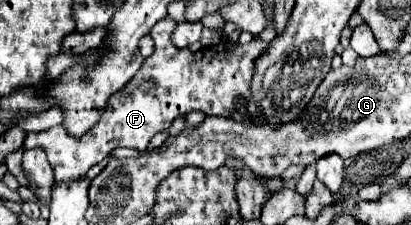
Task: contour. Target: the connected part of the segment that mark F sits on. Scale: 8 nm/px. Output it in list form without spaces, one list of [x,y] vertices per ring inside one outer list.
[[[165,17],[151,29],[149,35],[155,41],[155,53],[145,59],[143,67],[123,89],[109,97],[101,121],[81,139],[69,135],[61,125],[27,135],[23,147],[41,147],[47,153],[57,183],[69,183],[77,177],[85,177],[93,165],[103,161],[107,153],[117,147],[145,151],[153,135],[167,131],[177,117],[185,117],[189,111],[231,117],[237,111],[239,99],[245,99],[249,117],[263,117],[261,105],[253,99],[251,81],[255,77],[255,61],[269,49],[269,43],[259,39],[253,39],[247,45],[221,41],[213,47],[203,47],[193,53],[189,49],[173,47],[169,41],[173,23],[175,21],[171,17]]]

